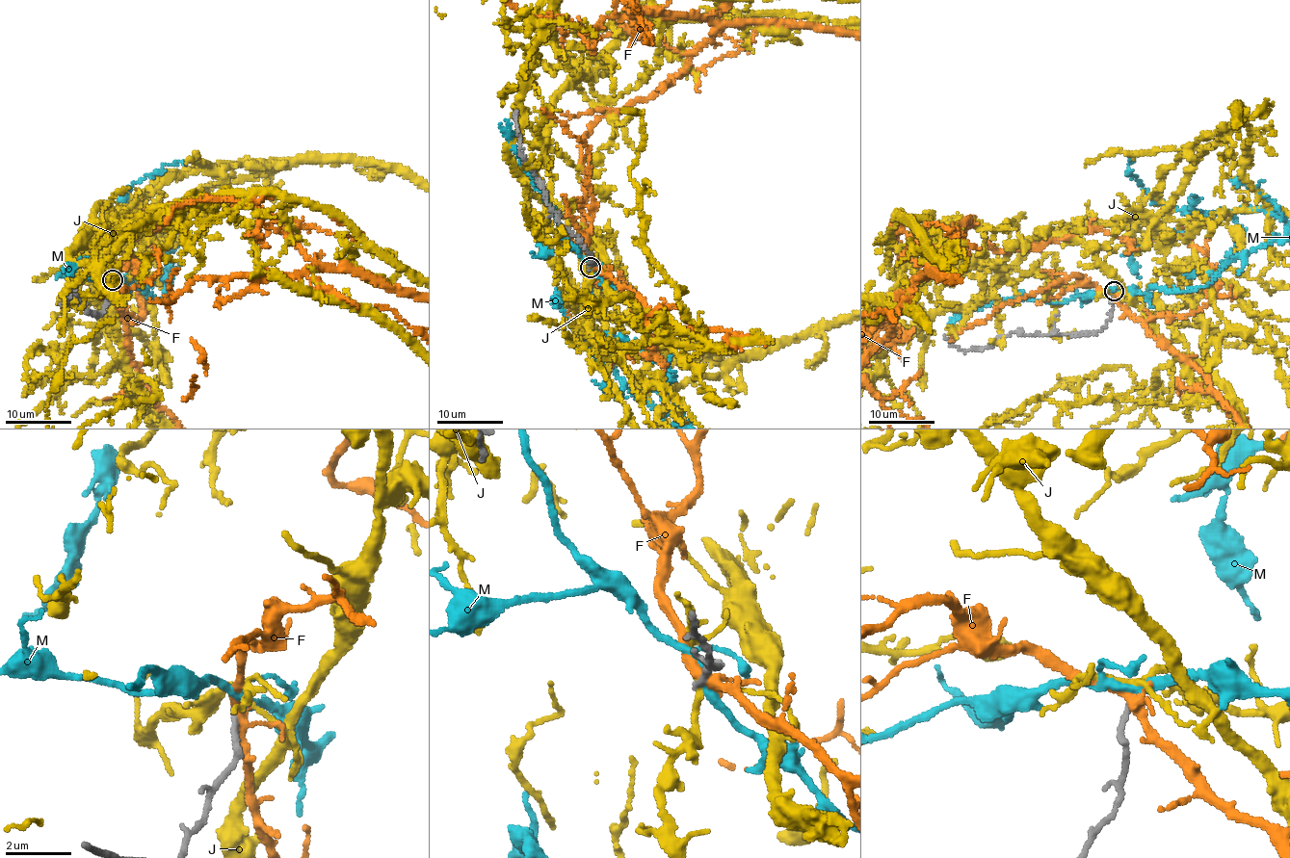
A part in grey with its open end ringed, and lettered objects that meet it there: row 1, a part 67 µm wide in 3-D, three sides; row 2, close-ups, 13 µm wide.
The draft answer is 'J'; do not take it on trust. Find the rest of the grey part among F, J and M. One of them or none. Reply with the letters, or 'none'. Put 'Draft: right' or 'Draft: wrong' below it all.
none
Draft: wrong

